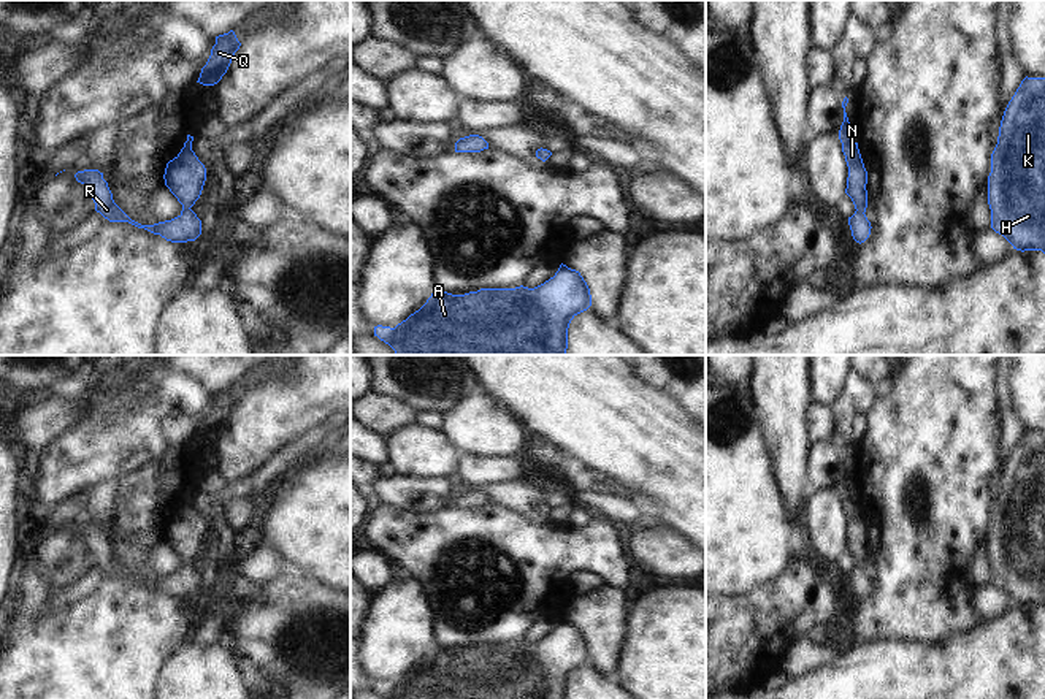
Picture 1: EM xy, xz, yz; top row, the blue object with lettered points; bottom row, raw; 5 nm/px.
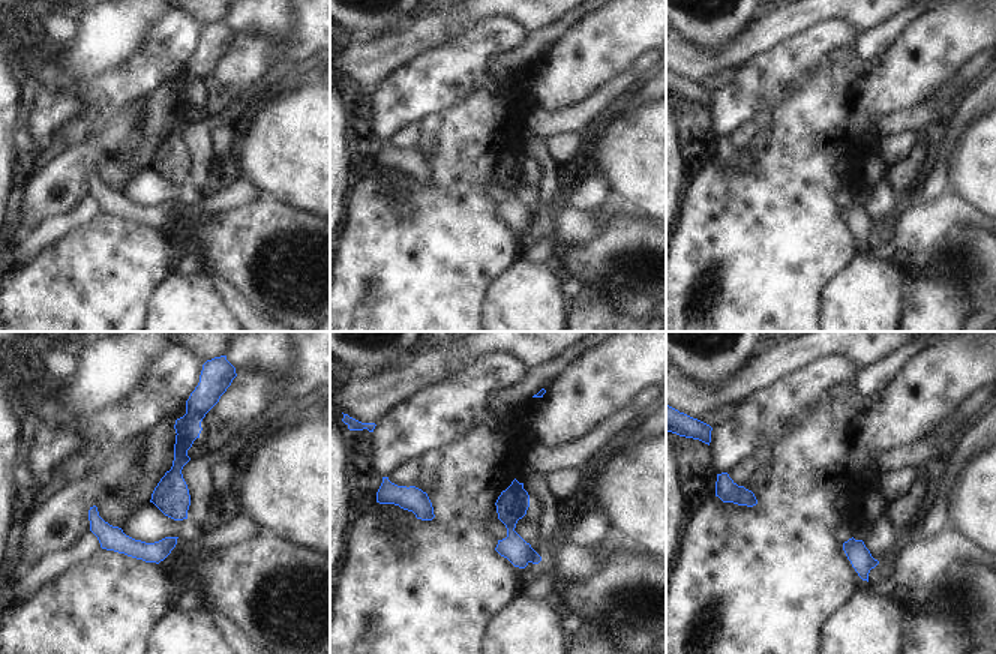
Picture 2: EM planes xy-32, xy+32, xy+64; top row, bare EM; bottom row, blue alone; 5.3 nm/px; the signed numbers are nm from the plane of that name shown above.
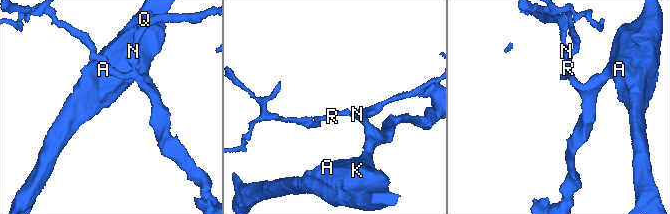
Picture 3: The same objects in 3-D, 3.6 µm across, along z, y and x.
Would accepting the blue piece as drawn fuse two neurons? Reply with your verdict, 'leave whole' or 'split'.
leave whole

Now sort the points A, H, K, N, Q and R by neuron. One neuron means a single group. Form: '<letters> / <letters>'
A H K N Q R

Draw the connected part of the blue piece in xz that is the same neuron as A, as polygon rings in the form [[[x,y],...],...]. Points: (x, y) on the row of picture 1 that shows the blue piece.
[[[560,265],[553,277],[528,288],[480,288],[452,295],[436,288],[427,303],[395,328],[377,325],[374,336],[389,344],[396,355],[566,355],[571,320],[591,306],[591,295],[579,271]]]

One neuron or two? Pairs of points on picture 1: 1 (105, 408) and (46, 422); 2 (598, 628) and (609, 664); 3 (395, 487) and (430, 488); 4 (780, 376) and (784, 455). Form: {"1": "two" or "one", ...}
{"1": "two", "2": "one", "3": "one", "4": "one"}

